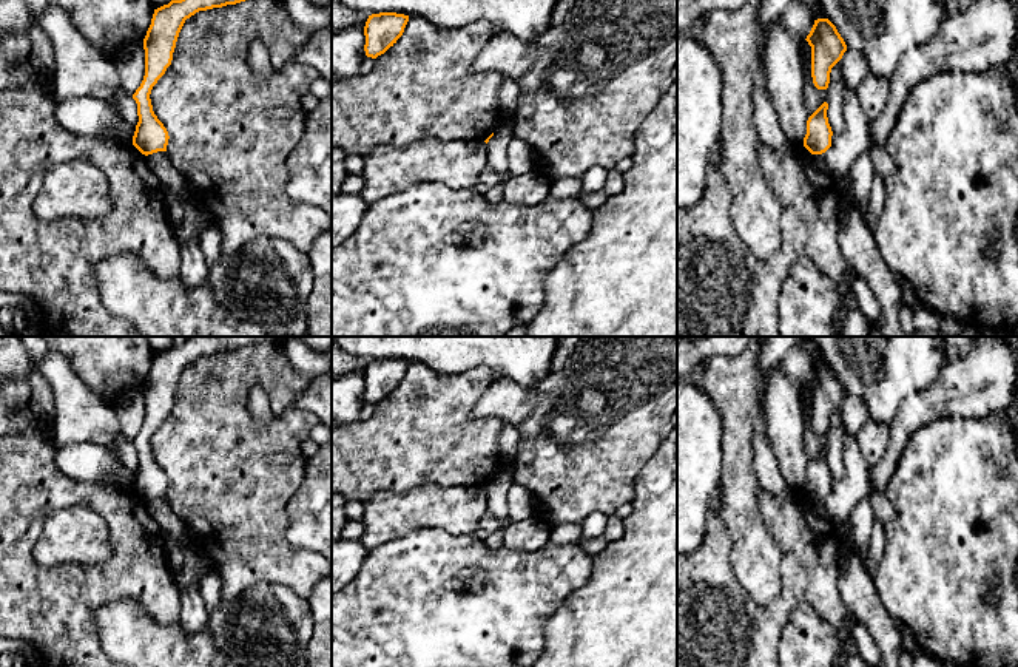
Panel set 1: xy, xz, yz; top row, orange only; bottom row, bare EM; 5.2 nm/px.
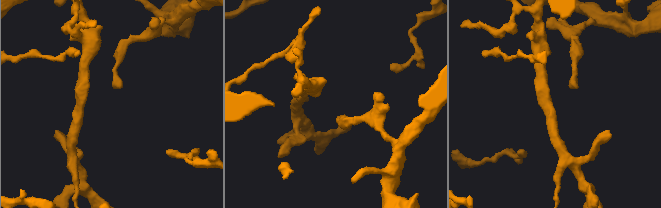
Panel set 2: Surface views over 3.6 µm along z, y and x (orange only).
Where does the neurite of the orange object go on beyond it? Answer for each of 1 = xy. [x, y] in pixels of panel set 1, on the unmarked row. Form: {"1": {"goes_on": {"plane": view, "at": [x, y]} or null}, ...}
{"1": {"goes_on": null}}

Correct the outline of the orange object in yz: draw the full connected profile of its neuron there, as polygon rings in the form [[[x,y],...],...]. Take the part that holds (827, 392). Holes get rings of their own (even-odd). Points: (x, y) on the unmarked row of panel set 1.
[[[817,364],[805,384],[811,392],[811,423],[817,435],[827,435],[831,414],[842,405],[847,391],[828,364]]]

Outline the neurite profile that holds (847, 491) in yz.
[[[856,435],[844,437],[842,459],[845,474],[833,479],[831,493],[825,499],[813,500],[814,510],[834,526],[842,526],[853,506],[868,493],[870,466],[859,451]]]

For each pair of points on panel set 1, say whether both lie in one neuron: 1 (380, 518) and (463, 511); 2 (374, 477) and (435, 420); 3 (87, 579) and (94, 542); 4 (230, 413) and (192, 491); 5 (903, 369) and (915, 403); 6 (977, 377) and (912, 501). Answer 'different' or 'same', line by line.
1: same
2: same
3: different
4: same
5: different
6: different

